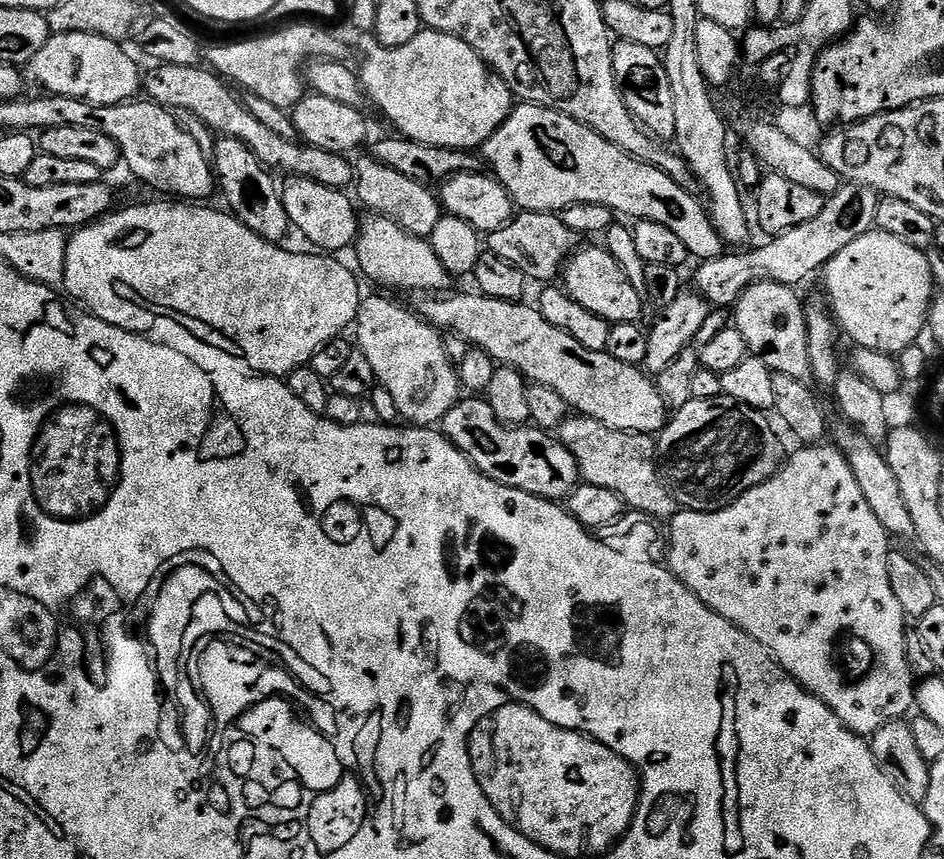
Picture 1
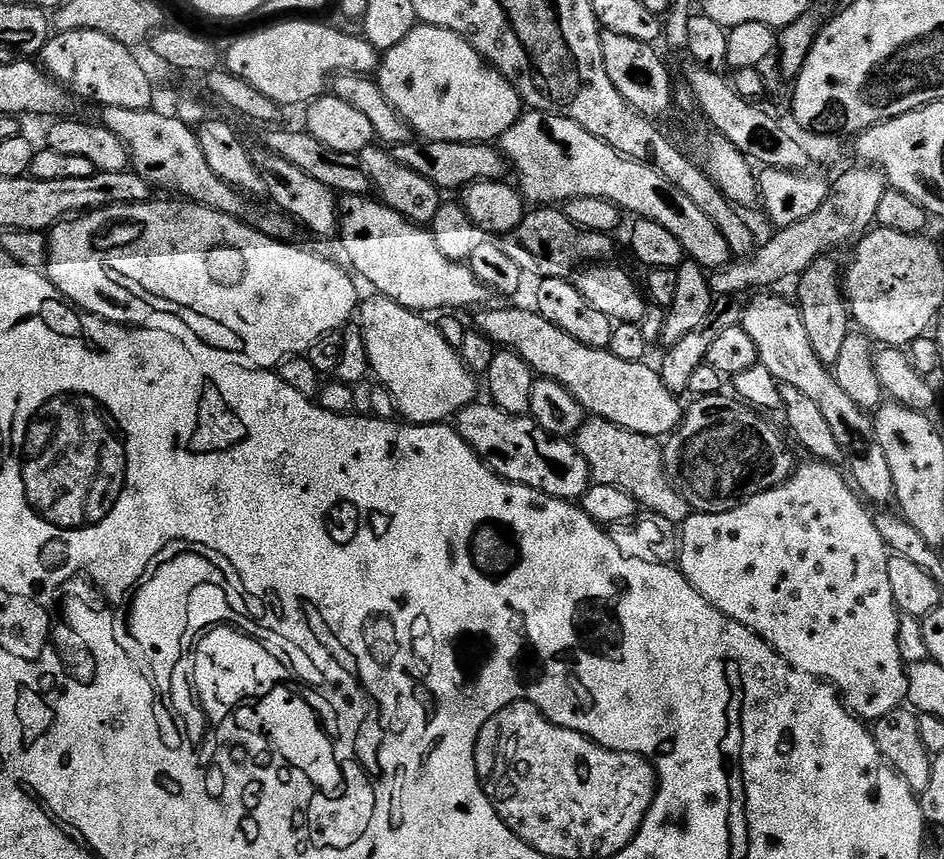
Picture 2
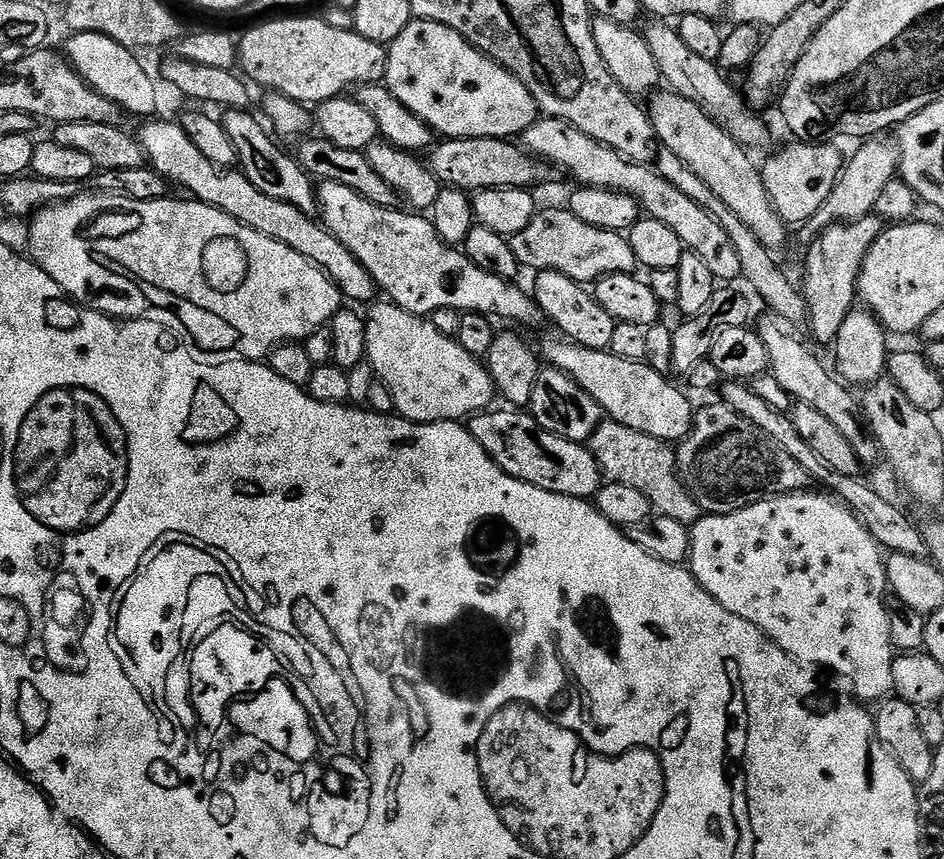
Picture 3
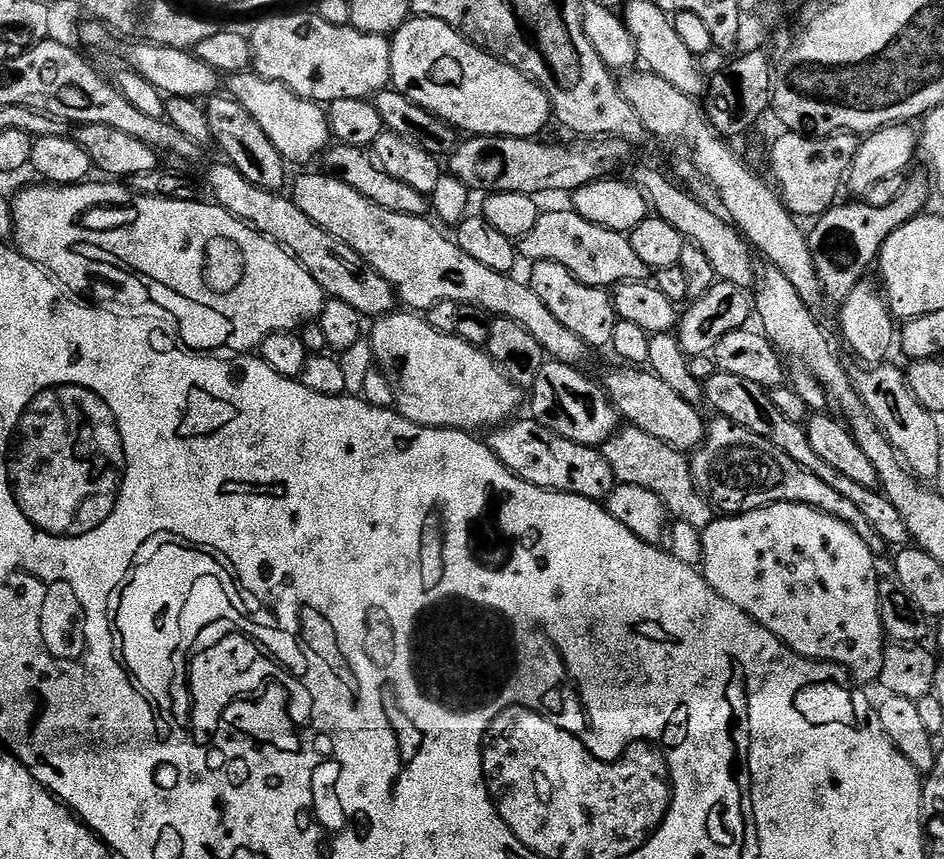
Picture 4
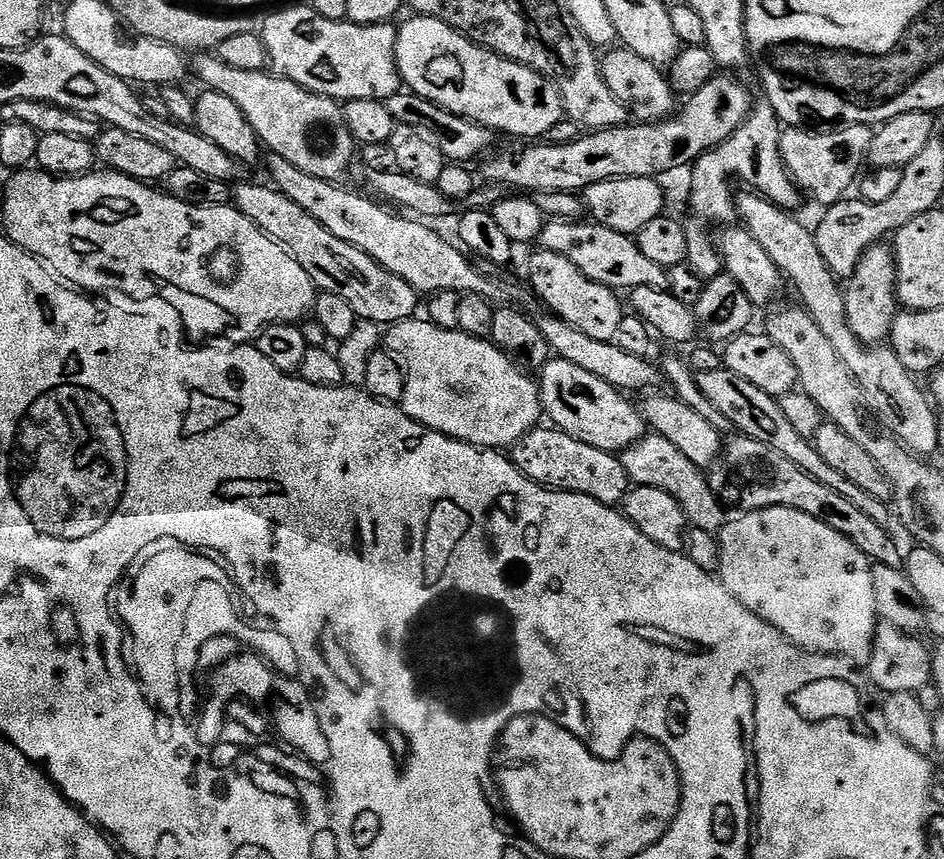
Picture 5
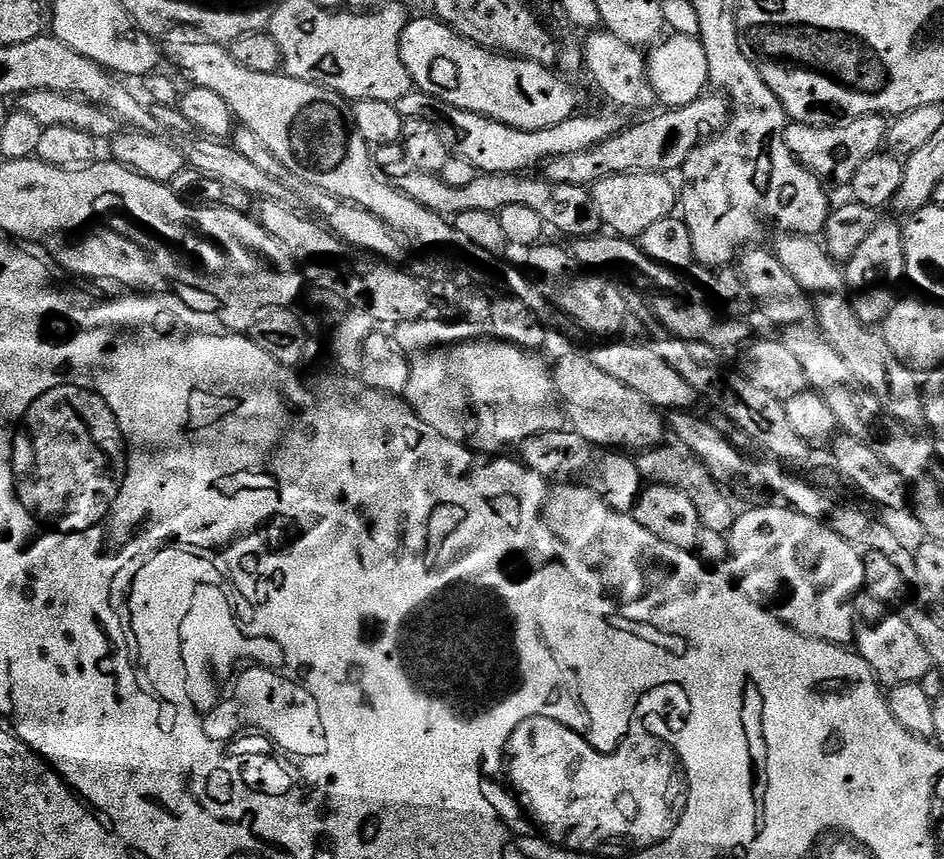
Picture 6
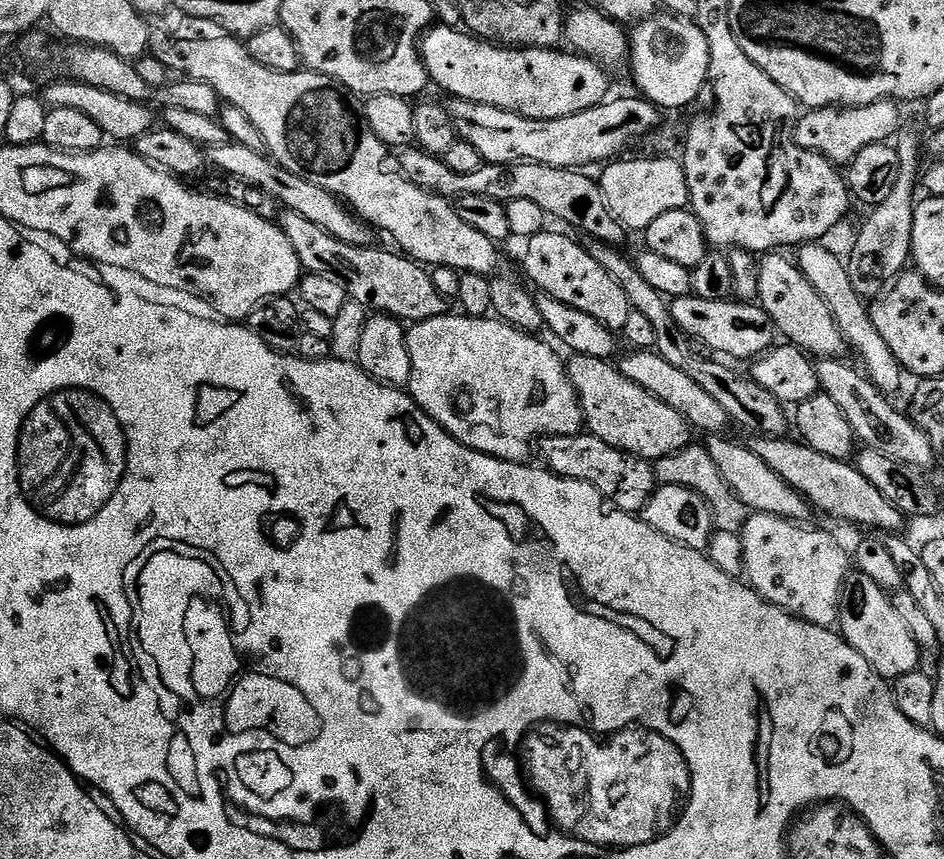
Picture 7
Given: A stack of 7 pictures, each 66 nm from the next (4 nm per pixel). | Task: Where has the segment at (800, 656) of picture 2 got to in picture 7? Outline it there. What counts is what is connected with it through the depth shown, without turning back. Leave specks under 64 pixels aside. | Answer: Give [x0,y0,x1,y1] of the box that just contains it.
[742,512,850,628]

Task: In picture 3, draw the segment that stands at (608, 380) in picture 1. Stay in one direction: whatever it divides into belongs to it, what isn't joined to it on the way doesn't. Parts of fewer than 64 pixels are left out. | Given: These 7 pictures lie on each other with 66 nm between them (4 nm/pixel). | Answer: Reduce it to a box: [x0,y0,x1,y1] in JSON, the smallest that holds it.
[542,338,694,442]

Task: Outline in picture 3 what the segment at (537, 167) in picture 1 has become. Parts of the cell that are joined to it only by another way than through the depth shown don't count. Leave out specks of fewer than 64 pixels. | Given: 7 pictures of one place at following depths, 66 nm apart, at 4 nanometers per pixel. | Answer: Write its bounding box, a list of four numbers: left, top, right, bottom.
[522,118,741,282]

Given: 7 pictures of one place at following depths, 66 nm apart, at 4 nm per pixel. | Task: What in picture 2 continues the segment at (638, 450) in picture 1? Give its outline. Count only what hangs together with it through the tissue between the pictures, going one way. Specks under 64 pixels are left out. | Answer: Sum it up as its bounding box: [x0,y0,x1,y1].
[574,418,693,526]

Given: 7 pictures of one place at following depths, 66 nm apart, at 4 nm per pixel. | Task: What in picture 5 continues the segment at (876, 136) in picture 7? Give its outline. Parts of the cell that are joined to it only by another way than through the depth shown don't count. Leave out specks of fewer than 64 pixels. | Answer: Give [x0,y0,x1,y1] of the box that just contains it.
[780,124,873,206]

